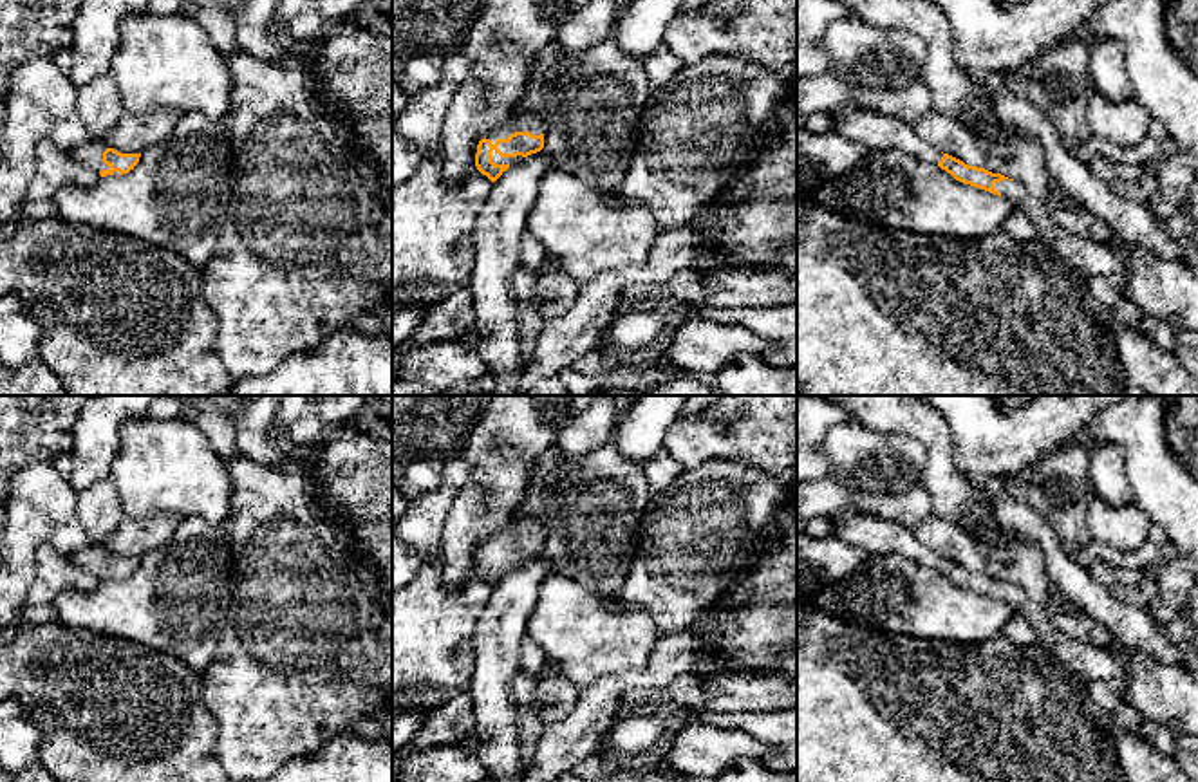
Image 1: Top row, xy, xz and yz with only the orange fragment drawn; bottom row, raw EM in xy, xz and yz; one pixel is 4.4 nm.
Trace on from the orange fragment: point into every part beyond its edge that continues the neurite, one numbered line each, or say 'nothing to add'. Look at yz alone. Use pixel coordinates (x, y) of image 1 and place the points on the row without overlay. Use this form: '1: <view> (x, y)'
1: yz (880, 537)
2: yz (1090, 661)

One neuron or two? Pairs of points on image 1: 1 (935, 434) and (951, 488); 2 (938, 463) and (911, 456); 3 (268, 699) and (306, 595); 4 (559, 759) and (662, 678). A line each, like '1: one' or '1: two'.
1: one
2: two
3: one
4: one

